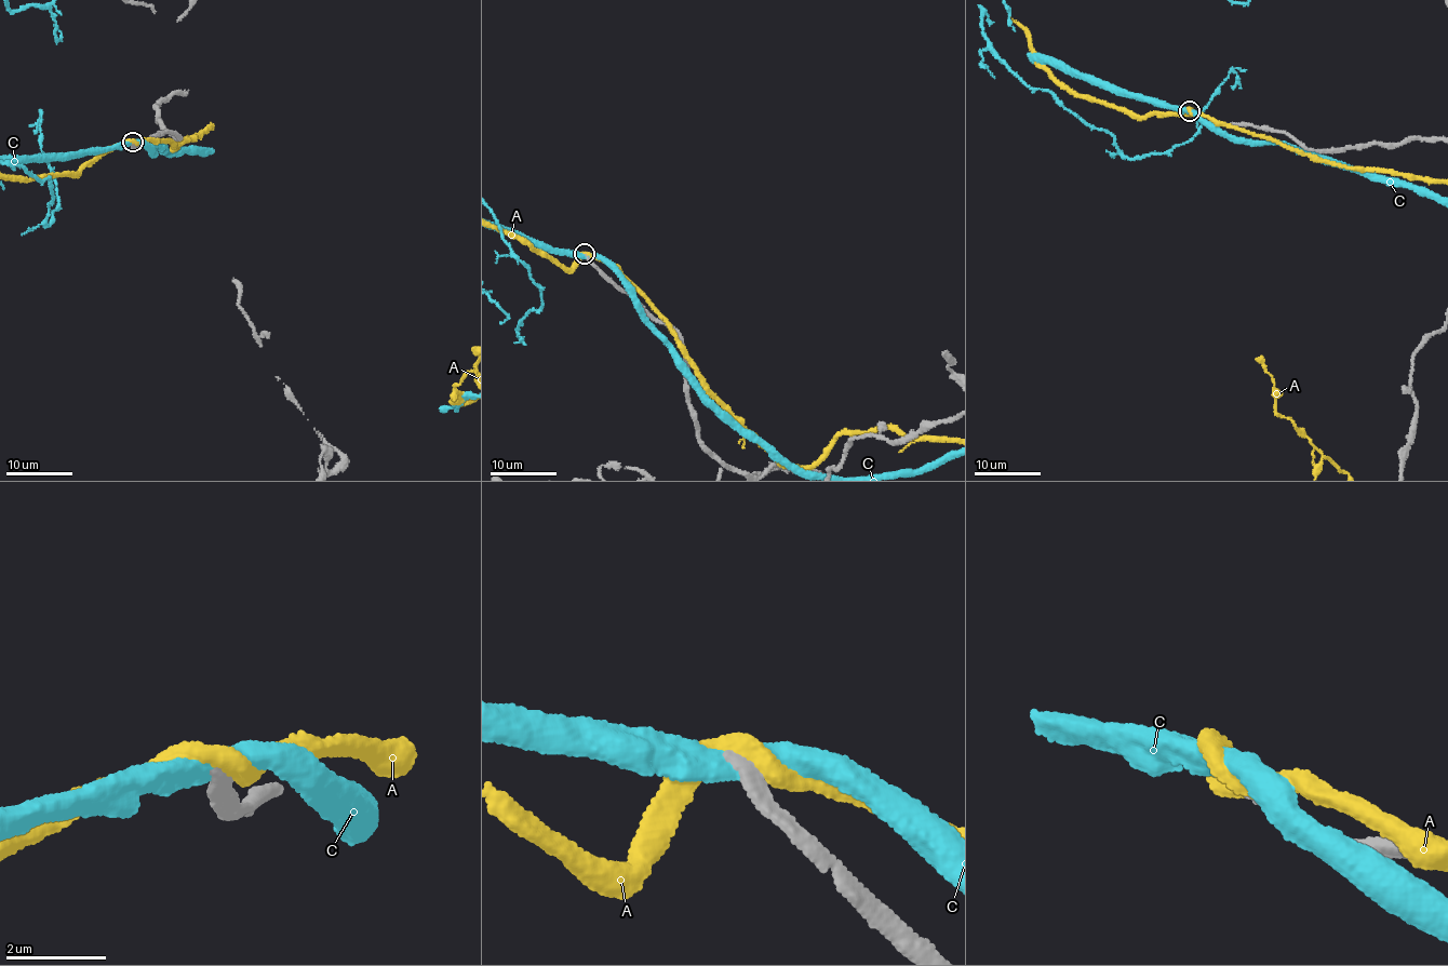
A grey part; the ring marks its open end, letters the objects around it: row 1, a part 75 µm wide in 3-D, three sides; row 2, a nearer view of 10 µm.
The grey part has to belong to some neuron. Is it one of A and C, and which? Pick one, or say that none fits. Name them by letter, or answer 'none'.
none

